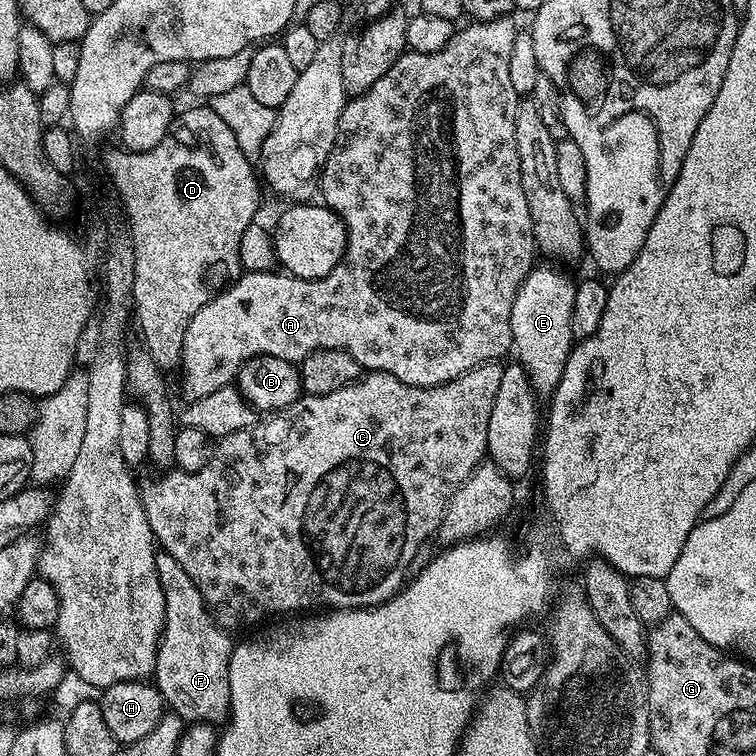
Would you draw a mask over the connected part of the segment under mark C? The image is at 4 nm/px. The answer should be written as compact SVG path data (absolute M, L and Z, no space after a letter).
M499 363L479 364L474 370L462 374L445 384L423 388L398 382L385 372L368 372L355 384L342 386L330 394L310 396L302 394L290 406L271 413L268 420L246 430L238 430L229 436L219 437L210 462L197 472L168 470L156 474L153 480L139 485L142 506L150 522L150 530L157 545L174 557L182 570L190 574L190 582L198 588L206 602L208 612L225 630L244 628L256 624L275 612L300 614L305 610L339 610L342 608L375 608L395 596L406 583L408 567L416 551L428 535L439 529L450 498L472 476L472 472L485 459L486 426L490 426L490 410L494 410L494 398L502 383L502 367Z

